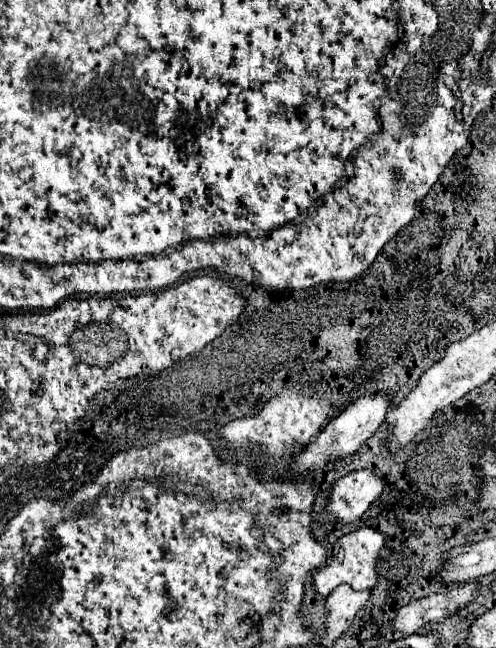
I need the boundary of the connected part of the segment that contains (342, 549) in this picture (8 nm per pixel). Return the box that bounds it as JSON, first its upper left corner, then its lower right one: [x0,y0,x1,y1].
[314,527,384,599]

